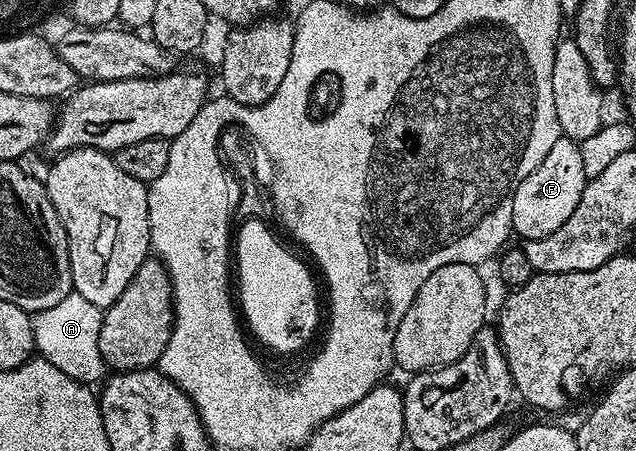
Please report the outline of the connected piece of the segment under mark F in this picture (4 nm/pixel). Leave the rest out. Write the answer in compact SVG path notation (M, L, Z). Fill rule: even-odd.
M561 135L545 159L515 188L512 232L522 240L532 241L557 231L577 209L588 180L578 142Z

